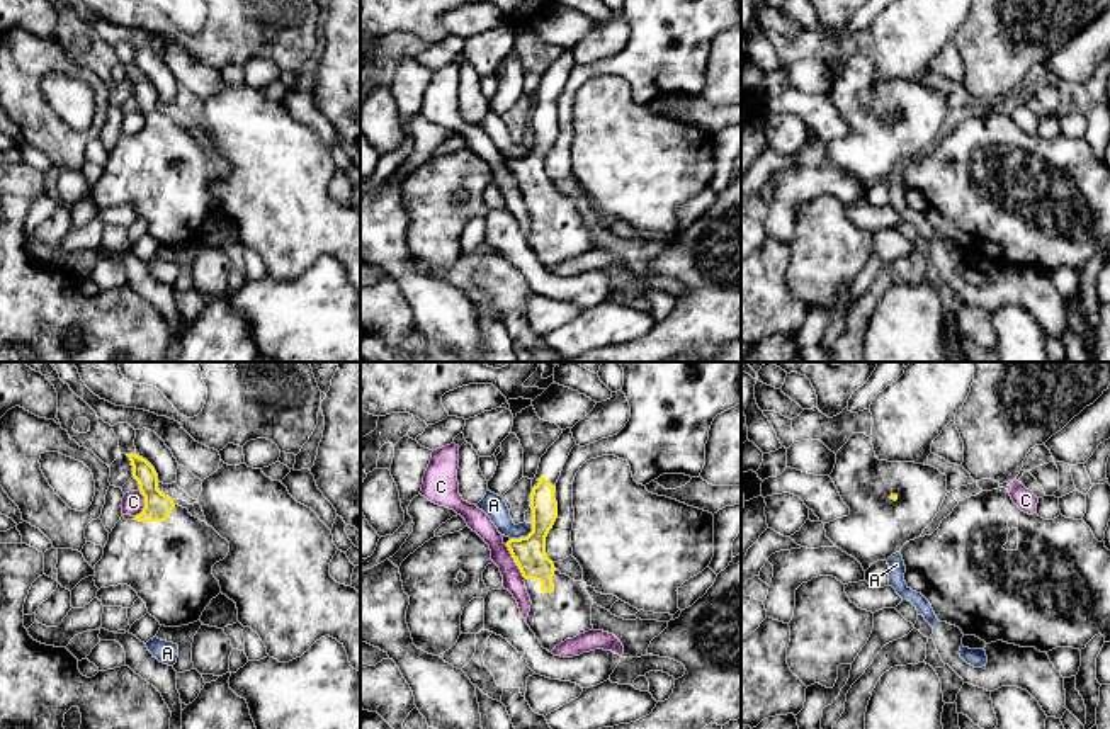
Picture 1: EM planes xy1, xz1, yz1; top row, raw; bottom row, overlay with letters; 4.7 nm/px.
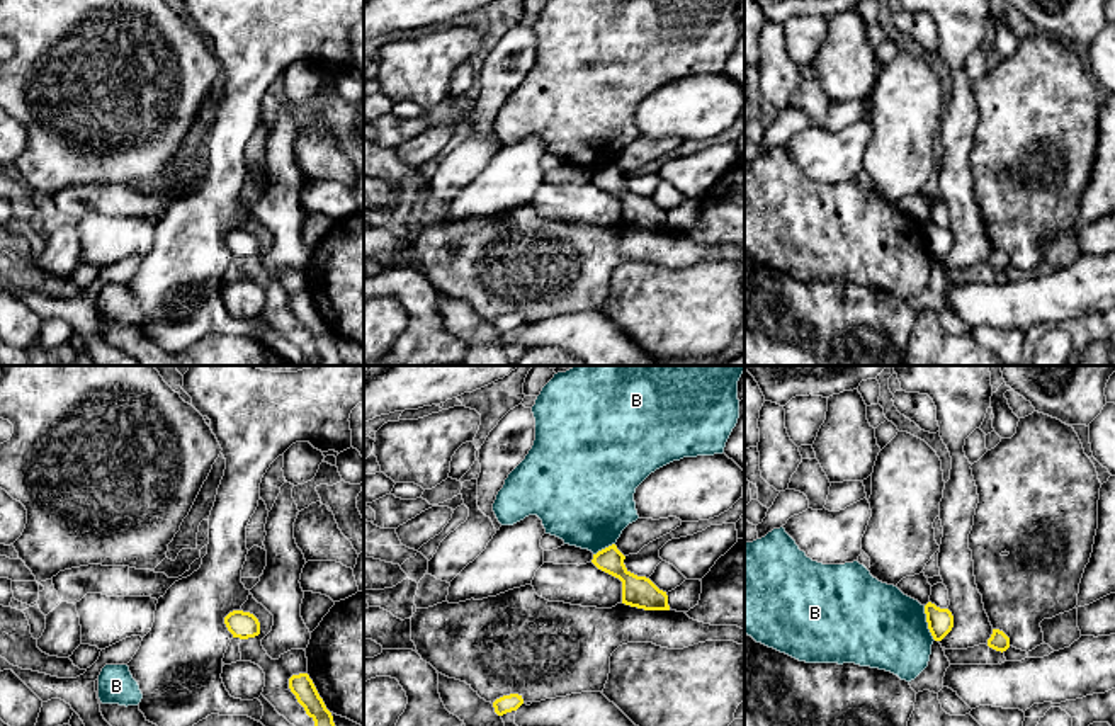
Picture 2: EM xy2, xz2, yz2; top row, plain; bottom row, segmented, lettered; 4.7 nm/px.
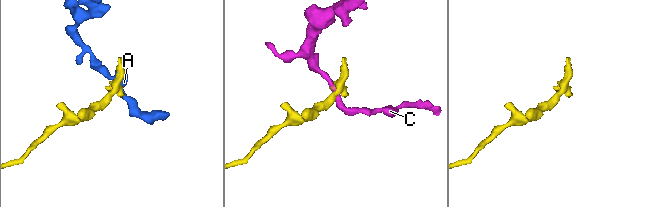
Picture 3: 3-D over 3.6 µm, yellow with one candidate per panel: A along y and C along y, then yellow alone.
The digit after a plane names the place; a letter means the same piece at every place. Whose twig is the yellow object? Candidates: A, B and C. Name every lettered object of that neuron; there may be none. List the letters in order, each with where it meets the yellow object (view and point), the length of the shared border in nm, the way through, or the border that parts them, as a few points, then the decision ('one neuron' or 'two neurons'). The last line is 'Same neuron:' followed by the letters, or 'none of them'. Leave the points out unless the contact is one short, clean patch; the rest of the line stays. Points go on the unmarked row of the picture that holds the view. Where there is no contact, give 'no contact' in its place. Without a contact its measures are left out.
A: xz1 (524, 157) | 130 nm | along xz1 (532, 143), (526, 155), (510, 158) | two neurons
B: yz2 (927, 240) | 180 nm | along yz2 (923, 225), (927, 247), (935, 259) | two neurons
C: xz1 (515, 180) | 190 nm | along xz1 (505, 165), (526, 197) | two neurons
Same neuron: none of them

